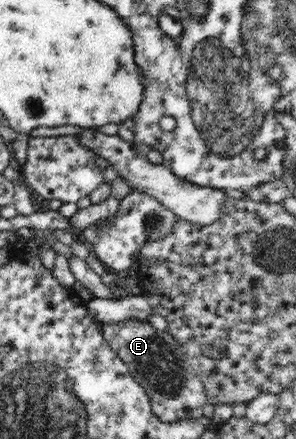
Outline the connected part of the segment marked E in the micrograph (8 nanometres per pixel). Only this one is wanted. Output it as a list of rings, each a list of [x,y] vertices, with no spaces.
[[[131,320],[103,327],[105,341],[125,363],[134,381],[144,388],[151,403],[151,412],[163,423],[191,420],[203,416],[203,406],[208,403],[204,386],[177,341],[168,334],[158,332],[150,323]]]

